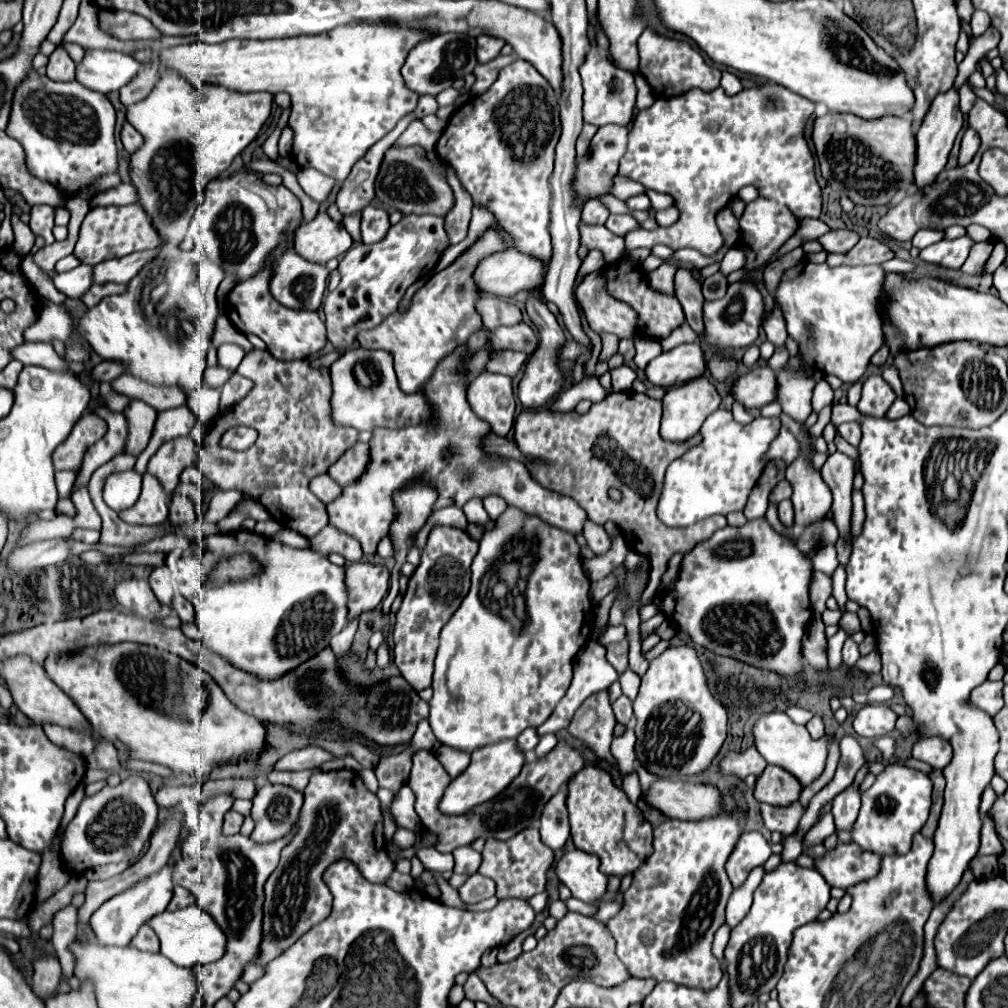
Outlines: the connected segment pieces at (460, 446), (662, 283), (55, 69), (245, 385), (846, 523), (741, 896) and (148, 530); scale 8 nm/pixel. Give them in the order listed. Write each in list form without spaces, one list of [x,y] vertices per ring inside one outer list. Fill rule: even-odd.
[[[488,341],[486,349],[472,357],[472,361],[468,363],[468,375],[458,373],[458,365],[462,363],[462,353],[466,345],[458,347],[452,355],[448,355],[448,359],[440,363],[432,379],[426,383],[426,397],[434,405],[432,425],[416,425],[396,431],[374,431],[374,439],[370,441],[372,463],[368,465],[364,479],[358,479],[350,487],[344,487],[342,495],[326,505],[330,523],[340,527],[342,531],[348,531],[348,535],[360,539],[364,555],[372,555],[376,551],[378,541],[388,535],[388,525],[392,523],[392,519],[396,519],[392,491],[406,481],[420,477],[424,481],[430,481],[440,491],[434,509],[446,505],[462,507],[472,497],[482,499],[490,493],[496,493],[504,497],[508,505],[532,511],[534,515],[548,519],[548,523],[560,527],[562,531],[582,535],[588,513],[580,503],[576,503],[572,497],[544,489],[522,463],[504,463],[504,459],[492,459],[490,455],[484,455],[484,451],[480,451],[480,445],[476,443],[476,435],[484,435],[484,431],[490,431],[490,427],[472,413],[466,401],[466,387],[476,375],[484,371],[490,347],[492,343]]]
[[[664,263],[662,267],[658,267],[656,271],[648,273],[648,281],[652,283],[654,290],[671,295],[674,294],[674,275],[678,271],[678,265],[674,263]]]
[[[58,45],[56,51],[50,55],[48,77],[54,81],[70,81],[76,77],[76,65],[62,45]]]
[[[234,373],[234,375],[224,383],[224,387],[222,387],[220,409],[224,411],[224,409],[232,407],[234,403],[238,403],[238,401],[240,401],[248,391],[250,391],[250,387],[252,387],[252,383],[250,383],[246,377]]]
[[[832,453],[822,465],[822,479],[828,483],[834,495],[834,521],[840,529],[840,539],[836,541],[840,563],[848,561],[850,545],[846,543],[846,535],[850,533],[850,515],[852,515],[852,479],[854,479],[854,461],[846,453]]]
[[[758,865],[750,875],[748,875],[748,879],[738,887],[738,889],[734,889],[734,893],[730,895],[730,901],[728,901],[728,905],[726,905],[726,923],[730,925],[730,927],[736,927],[742,919],[744,919],[744,915],[748,913],[748,909],[750,909],[750,905],[752,905],[752,893],[754,893],[754,889],[762,883],[762,877],[764,877],[764,865]]]
[[[92,497],[96,511],[102,517],[102,543],[108,545],[134,545],[134,543],[146,543],[158,537],[166,537],[166,535],[174,535],[180,527],[186,525],[172,525],[170,521],[162,523],[162,525],[154,525],[154,527],[136,527],[136,525],[128,525],[124,521],[118,519],[118,513],[108,509],[102,501],[102,497]]]

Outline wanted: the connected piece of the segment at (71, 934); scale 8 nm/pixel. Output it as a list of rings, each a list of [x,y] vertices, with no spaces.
[[[72,903],[66,905],[66,907],[62,907],[54,915],[52,945],[54,945],[56,957],[62,963],[62,973],[64,975],[72,975],[74,965],[76,965],[76,957],[70,951],[70,945],[76,939],[76,925],[78,925],[78,909]]]

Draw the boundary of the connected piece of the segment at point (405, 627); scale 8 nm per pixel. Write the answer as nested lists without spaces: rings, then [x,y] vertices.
[[[434,525],[422,551],[422,561],[408,581],[408,591],[404,595],[400,611],[396,613],[392,637],[394,663],[416,691],[432,685],[438,635],[444,623],[448,623],[448,619],[452,617],[452,611],[460,607],[464,595],[470,589],[470,565],[476,551],[478,543],[466,531],[452,525]]]

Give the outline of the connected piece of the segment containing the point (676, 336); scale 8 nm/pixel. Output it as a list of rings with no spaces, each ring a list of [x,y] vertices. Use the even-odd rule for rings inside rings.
[[[684,323],[680,327],[674,329],[668,337],[660,339],[659,342],[663,351],[668,351],[682,343],[694,342],[697,337],[697,334],[690,326]]]

